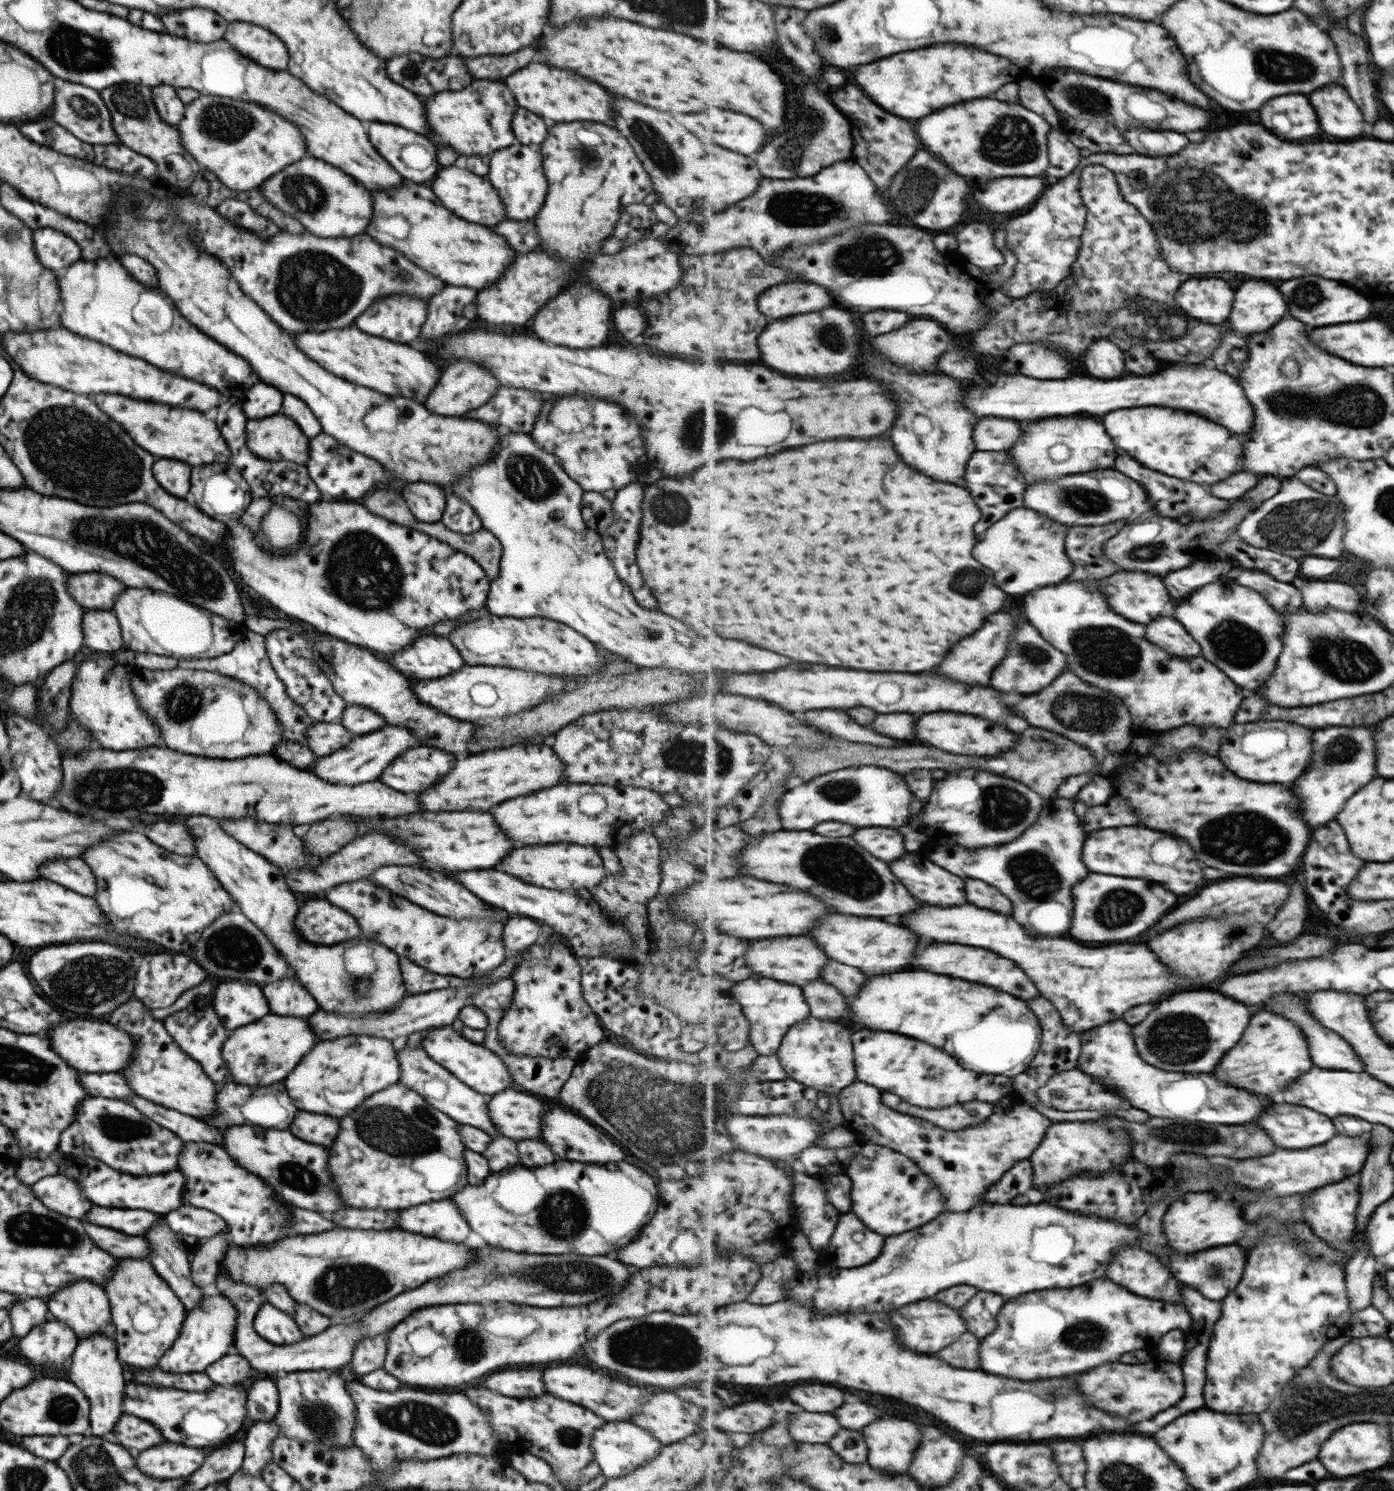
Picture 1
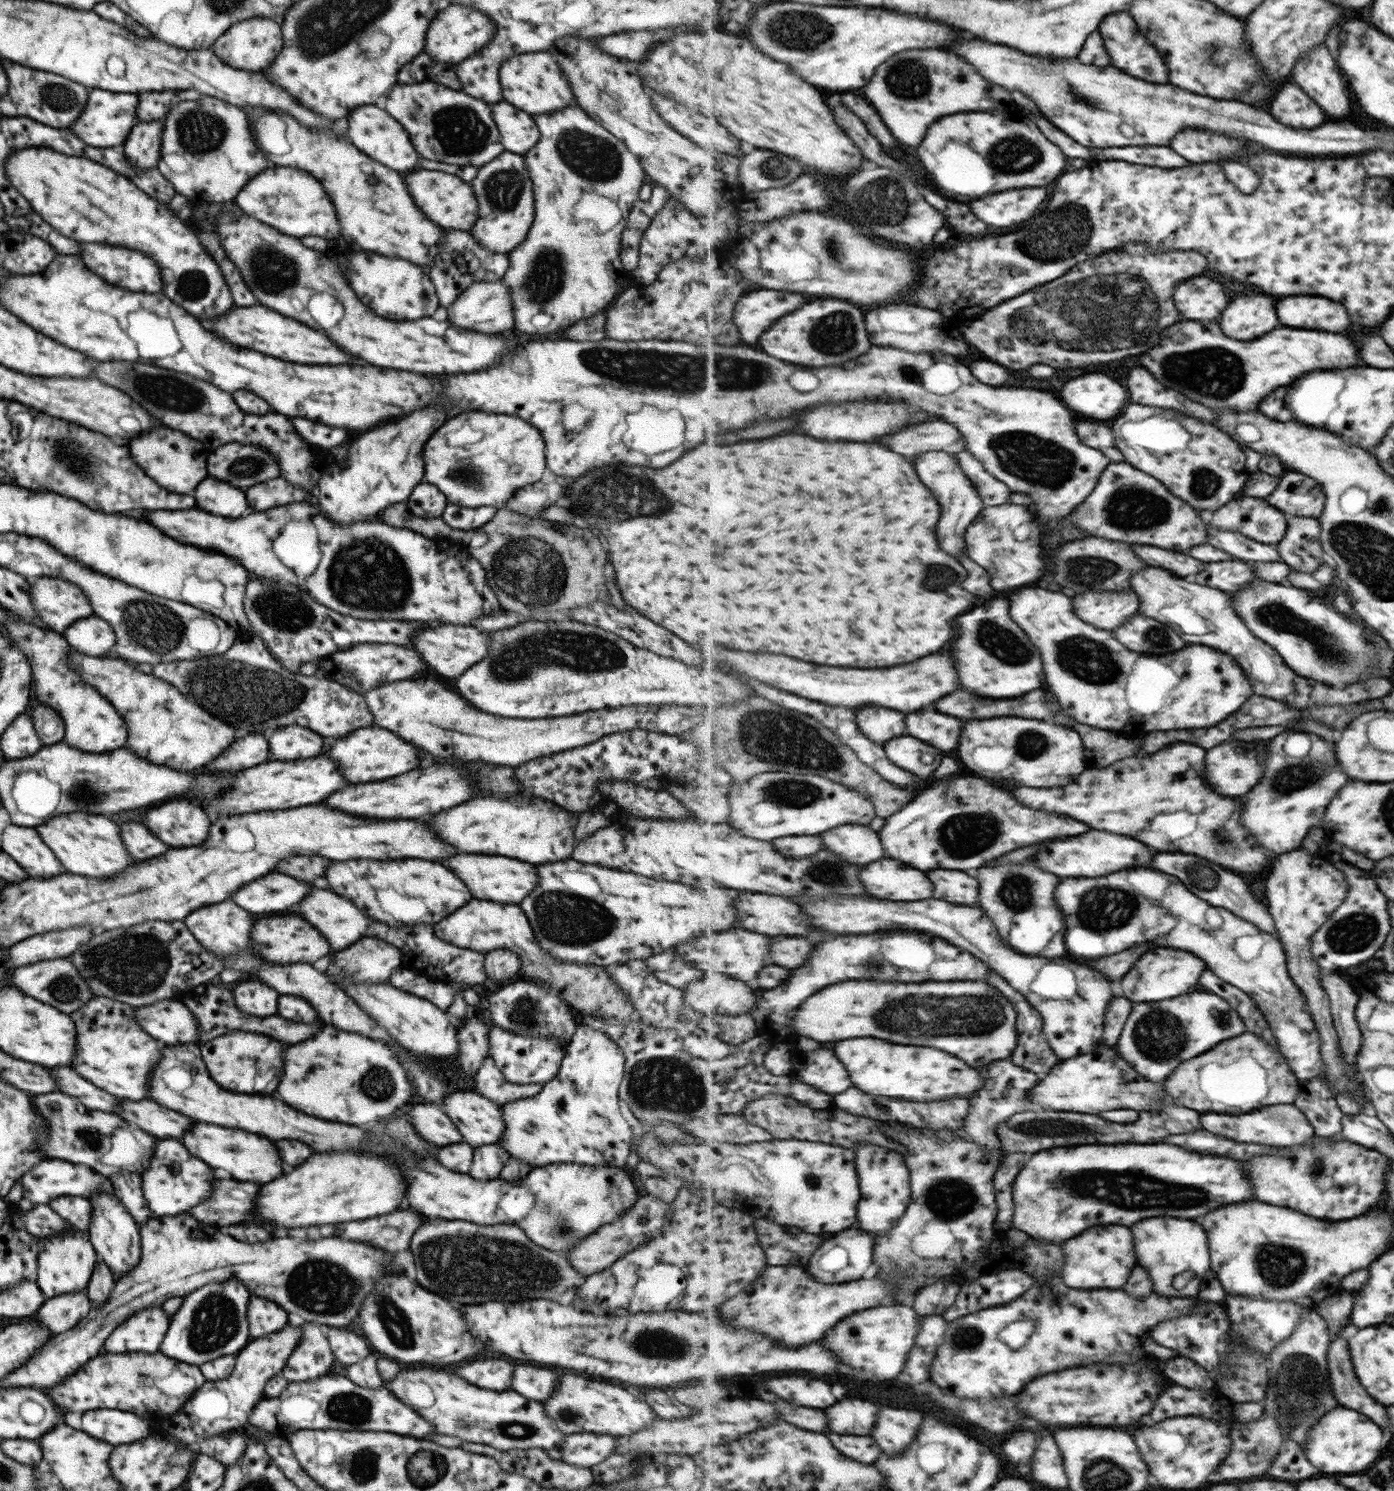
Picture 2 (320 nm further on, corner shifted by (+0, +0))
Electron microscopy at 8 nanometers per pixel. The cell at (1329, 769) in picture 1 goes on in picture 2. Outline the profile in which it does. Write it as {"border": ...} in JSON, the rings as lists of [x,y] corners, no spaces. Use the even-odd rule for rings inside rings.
{"border":[[[1302,731],[1283,732],[1277,736],[1269,746],[1269,758],[1267,758],[1264,777],[1261,784],[1255,786],[1253,791],[1245,794],[1242,799],[1242,810],[1237,812],[1240,823],[1248,828],[1248,831],[1259,846],[1266,848],[1273,854],[1285,854],[1299,849],[1304,844],[1305,837],[1313,826],[1323,826],[1323,818],[1327,812],[1327,804],[1333,800],[1333,796],[1349,782],[1349,776],[1343,772],[1343,768],[1337,762],[1335,756],[1335,744],[1325,742],[1317,734]]]}

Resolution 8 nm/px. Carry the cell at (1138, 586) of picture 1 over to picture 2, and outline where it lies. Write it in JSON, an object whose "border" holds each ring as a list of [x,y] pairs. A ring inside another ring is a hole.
{"border":[[[1132,589],[1127,592],[1091,590],[1073,597],[1081,620],[1103,630],[1113,630],[1127,622],[1140,609],[1140,598]]]}

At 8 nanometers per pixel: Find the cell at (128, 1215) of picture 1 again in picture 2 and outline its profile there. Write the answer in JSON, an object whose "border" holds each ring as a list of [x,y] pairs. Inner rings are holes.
{"border":[[[60,1196],[52,1198],[46,1206],[51,1207],[60,1218],[63,1218],[74,1229],[86,1233],[91,1220],[89,1200],[78,1196]]]}

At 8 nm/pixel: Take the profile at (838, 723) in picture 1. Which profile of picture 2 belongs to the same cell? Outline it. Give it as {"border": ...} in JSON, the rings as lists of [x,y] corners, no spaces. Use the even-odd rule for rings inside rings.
{"border":[[[911,736],[893,738],[893,742],[887,742],[885,750],[889,752],[888,758],[899,768],[919,776],[933,774],[941,766],[945,756],[939,748],[933,748]]]}

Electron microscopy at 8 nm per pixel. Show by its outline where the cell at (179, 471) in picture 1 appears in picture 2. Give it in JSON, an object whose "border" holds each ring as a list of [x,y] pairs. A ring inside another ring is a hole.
{"border":[[[157,428],[157,430],[147,430],[145,434],[139,434],[129,440],[131,446],[127,446],[131,460],[151,478],[155,480],[161,488],[177,494],[187,494],[191,492],[205,476],[207,454],[202,442],[193,440],[179,430],[169,430],[169,428]]]}

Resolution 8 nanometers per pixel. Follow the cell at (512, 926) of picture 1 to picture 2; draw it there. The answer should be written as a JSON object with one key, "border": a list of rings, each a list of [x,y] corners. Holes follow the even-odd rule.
{"border":[[[498,948],[483,955],[483,972],[486,978],[504,984],[513,981],[520,974],[520,960],[510,950]]]}

